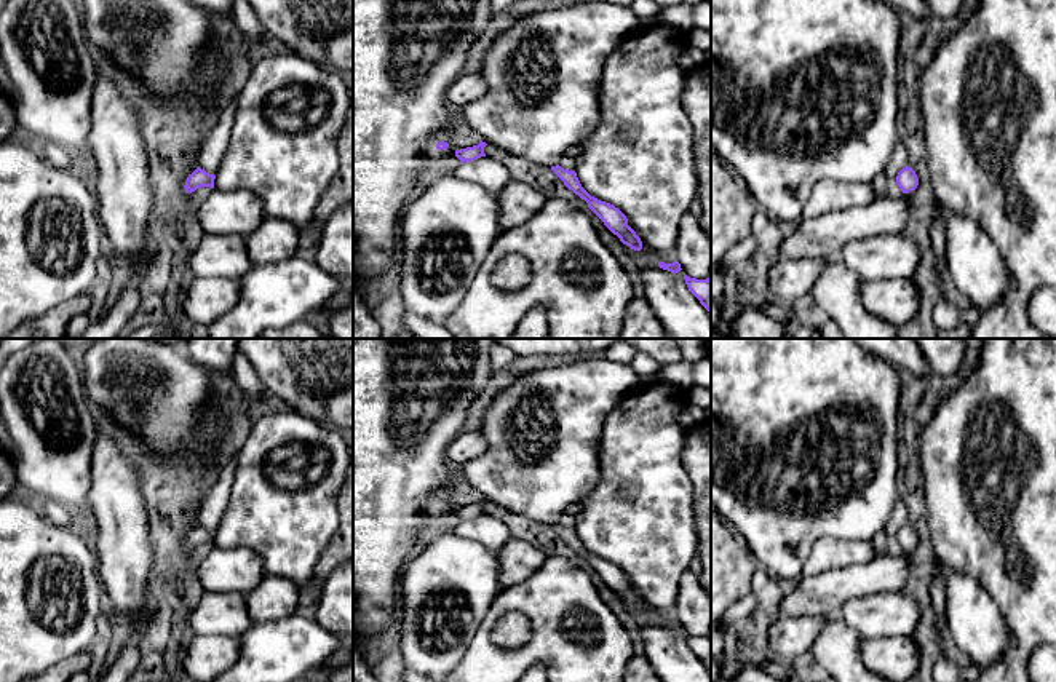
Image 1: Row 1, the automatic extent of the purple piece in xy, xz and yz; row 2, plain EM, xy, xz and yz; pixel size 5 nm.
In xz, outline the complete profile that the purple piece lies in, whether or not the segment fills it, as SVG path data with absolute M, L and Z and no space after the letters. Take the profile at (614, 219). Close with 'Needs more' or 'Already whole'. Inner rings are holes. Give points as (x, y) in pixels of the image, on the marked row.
M551 166L554 174L564 182L564 185L588 203L588 208L604 222L604 225L620 238L620 241L634 251L642 249L642 241L636 232L628 225L626 216L610 203L601 201L591 196L580 184L577 172Z. Already whole

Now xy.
M198 166L187 177L184 188L185 188L187 193L192 193L192 192L195 192L197 188L201 188L201 187L211 187L211 188L214 188L214 179L216 179L214 174L209 174L209 172L206 172L204 169L201 169Z. Already whole

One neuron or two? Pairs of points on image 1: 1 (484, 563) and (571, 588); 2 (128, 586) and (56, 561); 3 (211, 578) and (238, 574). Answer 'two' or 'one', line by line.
1: two
2: two
3: one

